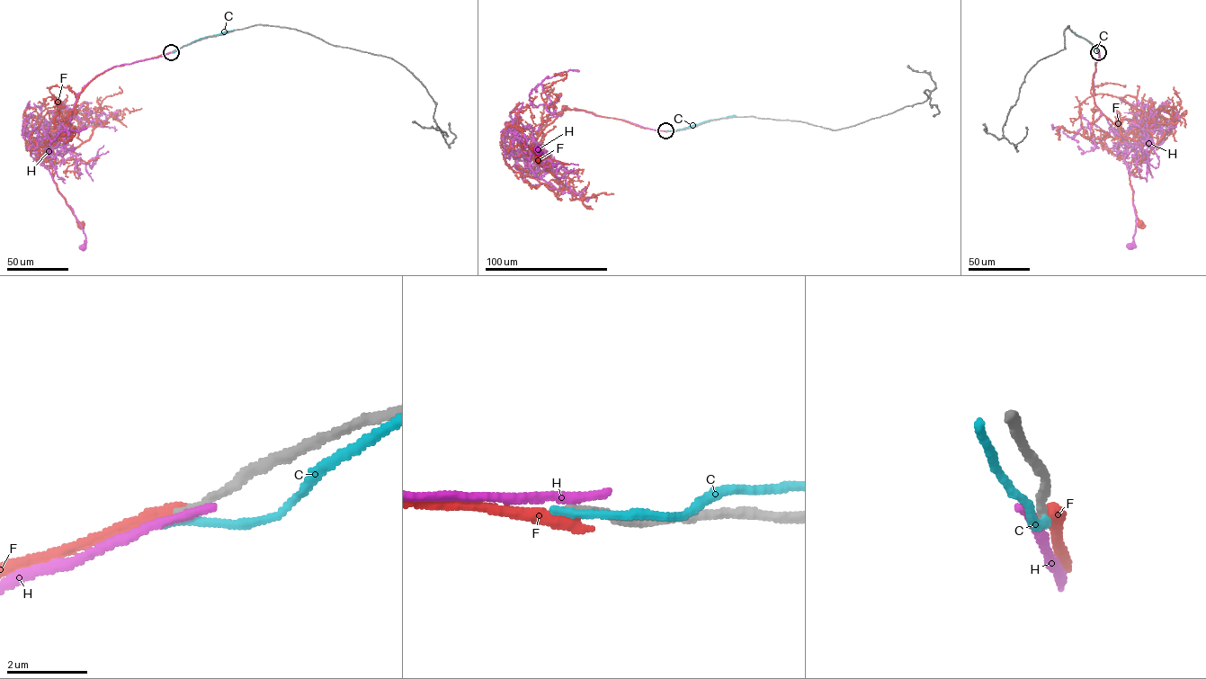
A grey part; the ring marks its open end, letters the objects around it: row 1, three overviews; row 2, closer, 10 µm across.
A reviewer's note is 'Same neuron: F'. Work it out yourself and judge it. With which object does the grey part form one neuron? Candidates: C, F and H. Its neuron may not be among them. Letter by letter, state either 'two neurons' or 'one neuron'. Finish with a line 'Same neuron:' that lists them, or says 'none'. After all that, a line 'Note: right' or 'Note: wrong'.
C: two neurons
F: two neurons
H: two neurons
Same neuron: none
Note: wrong

